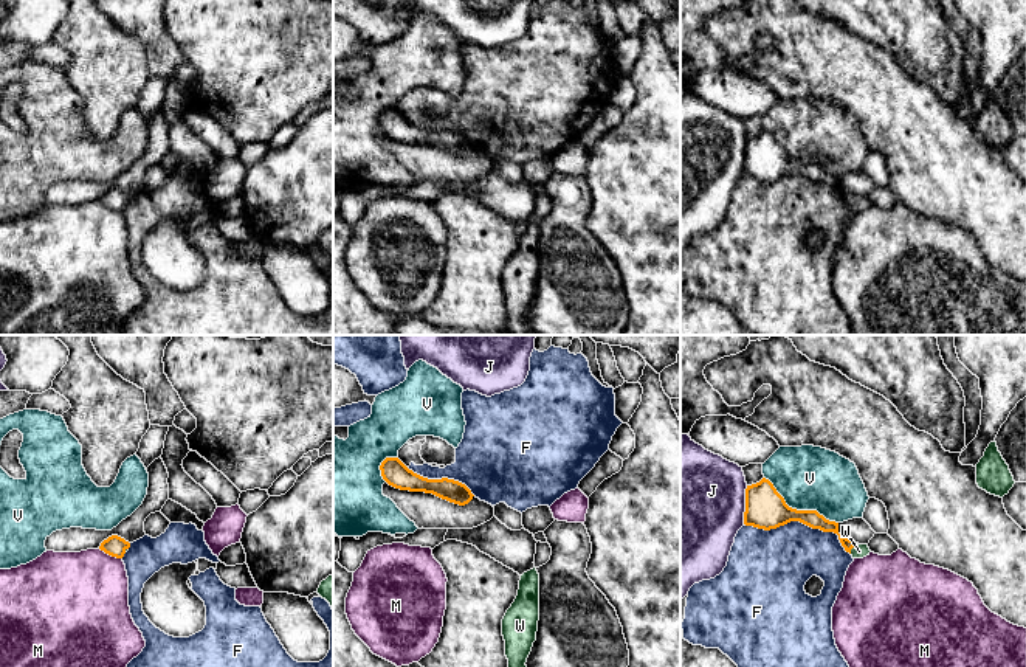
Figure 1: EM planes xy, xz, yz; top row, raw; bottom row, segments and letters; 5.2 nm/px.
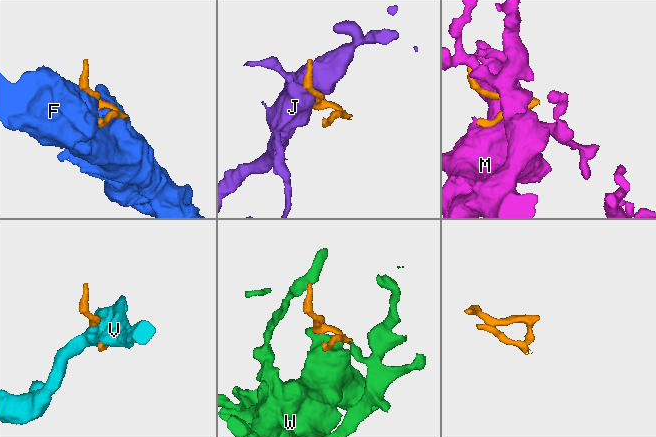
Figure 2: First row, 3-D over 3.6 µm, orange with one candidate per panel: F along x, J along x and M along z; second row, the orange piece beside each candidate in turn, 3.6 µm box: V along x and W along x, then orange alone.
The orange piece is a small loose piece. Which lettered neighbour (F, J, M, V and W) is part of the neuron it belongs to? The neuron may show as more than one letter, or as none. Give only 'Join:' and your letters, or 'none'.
Join: W

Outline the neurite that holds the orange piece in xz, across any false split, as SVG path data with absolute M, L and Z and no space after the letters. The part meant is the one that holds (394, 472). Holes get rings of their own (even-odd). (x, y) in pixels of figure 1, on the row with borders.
M386 458L380 470L383 479L400 490L432 493L459 506L468 504L474 496L465 484L448 478L423 478L409 470L398 458Z

